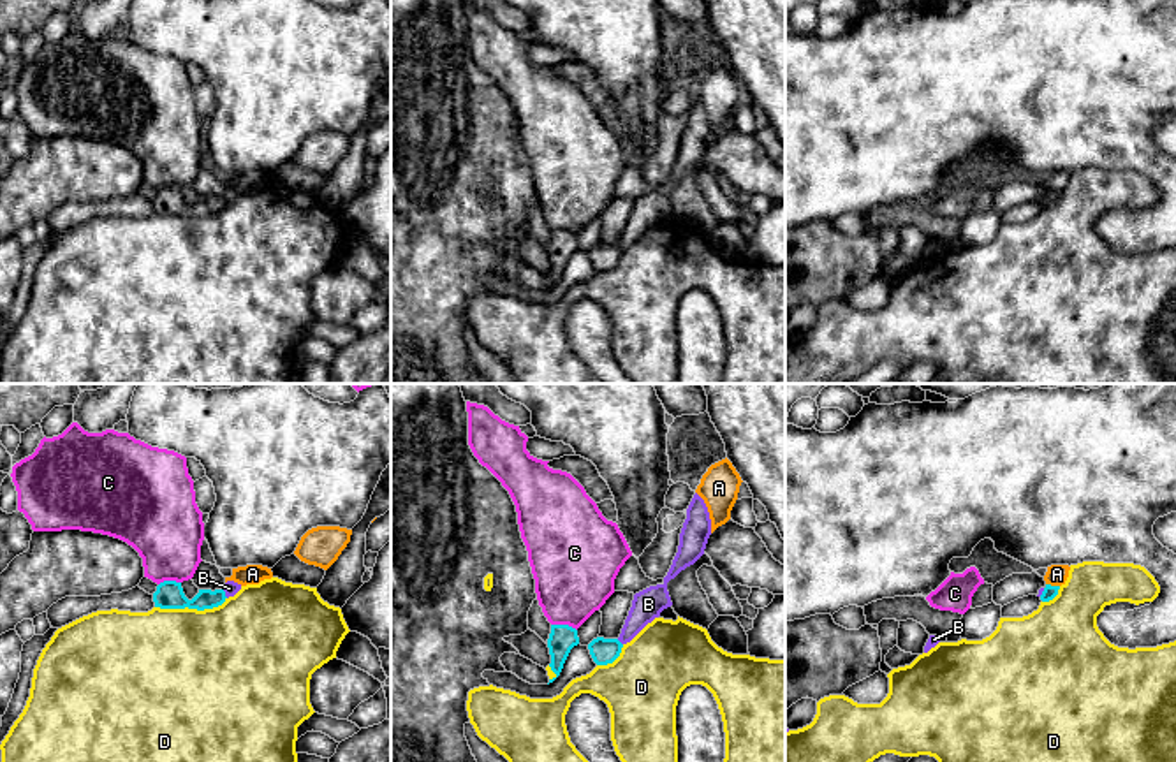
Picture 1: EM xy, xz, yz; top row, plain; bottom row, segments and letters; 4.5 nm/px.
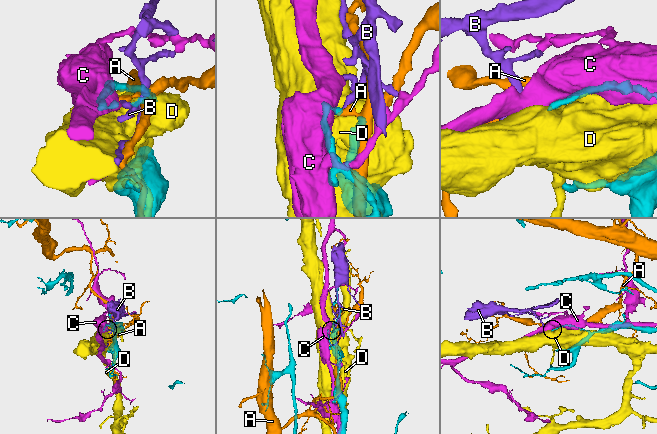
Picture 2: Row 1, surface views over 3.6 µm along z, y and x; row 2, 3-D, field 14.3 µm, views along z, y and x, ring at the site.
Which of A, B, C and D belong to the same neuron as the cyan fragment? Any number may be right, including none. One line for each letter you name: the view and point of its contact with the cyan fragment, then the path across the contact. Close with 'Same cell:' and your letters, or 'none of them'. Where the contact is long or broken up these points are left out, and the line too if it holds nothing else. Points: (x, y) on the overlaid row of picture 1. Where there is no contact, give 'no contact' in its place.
Same cell: none of them

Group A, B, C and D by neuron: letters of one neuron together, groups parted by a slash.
A / B / C / D

